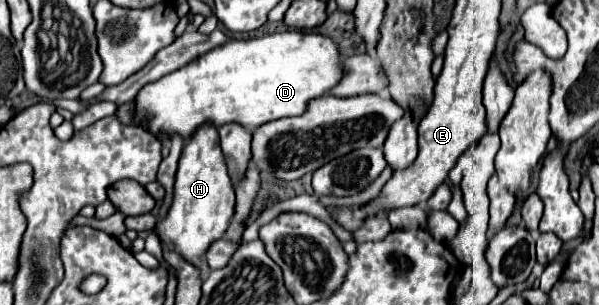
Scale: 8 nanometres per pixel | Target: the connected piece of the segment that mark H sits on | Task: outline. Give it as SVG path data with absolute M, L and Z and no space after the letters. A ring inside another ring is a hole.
M201 125L201 129L197 129L197 133L193 133L193 137L183 147L173 187L173 201L167 215L157 221L155 233L159 235L161 245L171 247L179 257L203 273L209 269L205 261L209 245L225 235L233 213L235 191L219 147L219 133L213 125Z

